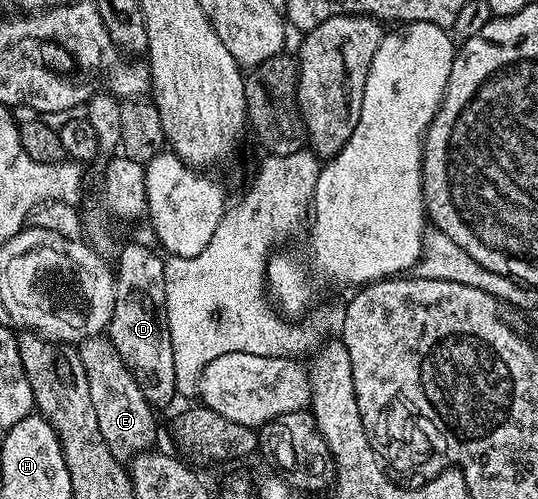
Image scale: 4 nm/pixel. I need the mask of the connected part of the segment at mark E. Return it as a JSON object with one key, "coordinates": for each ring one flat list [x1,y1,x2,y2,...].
{"coordinates":[[101,335,87,337,79,342,78,348,82,367,86,367,86,384,90,386,90,400,94,402,94,412,98,418,98,427,102,430,102,439,106,439,106,447,110,447,112,454,122,463,128,463,138,454,151,450,156,445,154,444,156,419,152,415,153,406,149,405,146,395,142,395,138,383,134,383,134,375,130,375,126,363,122,363,122,355,118,355,114,343,108,340,107,336]]}

